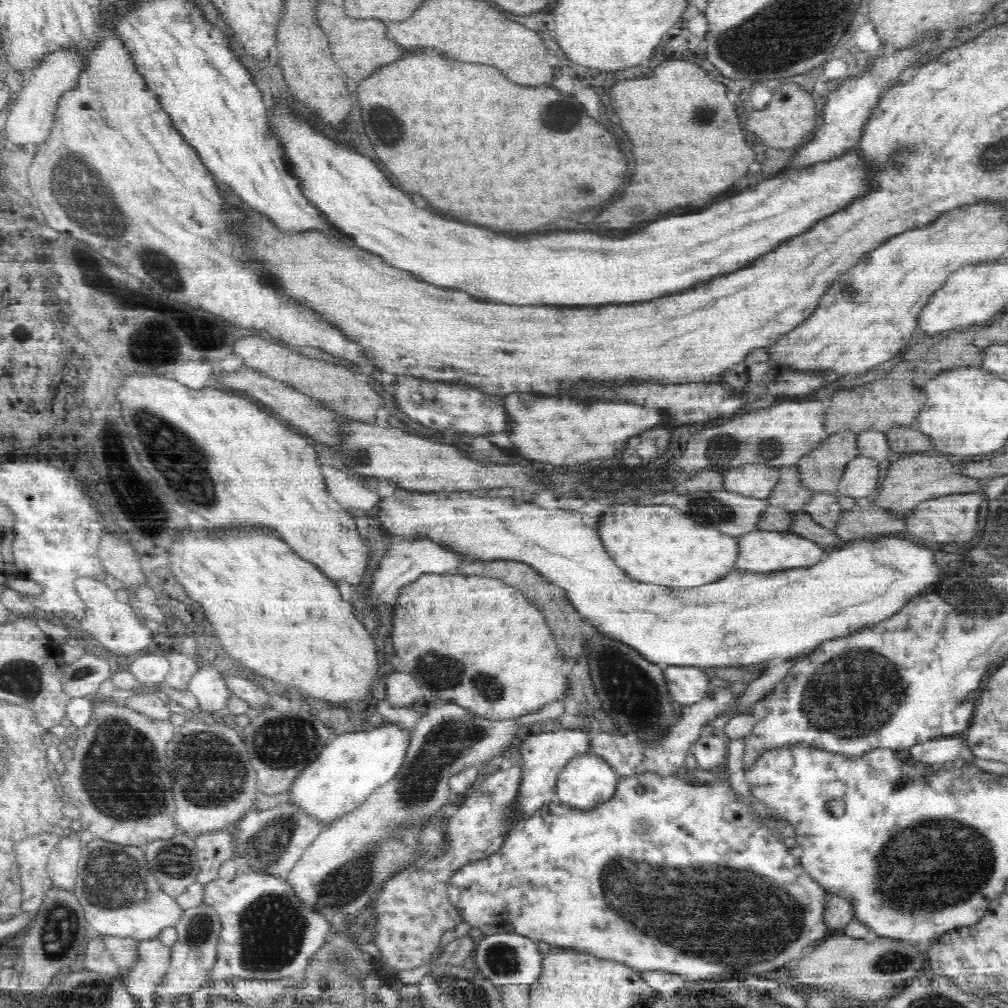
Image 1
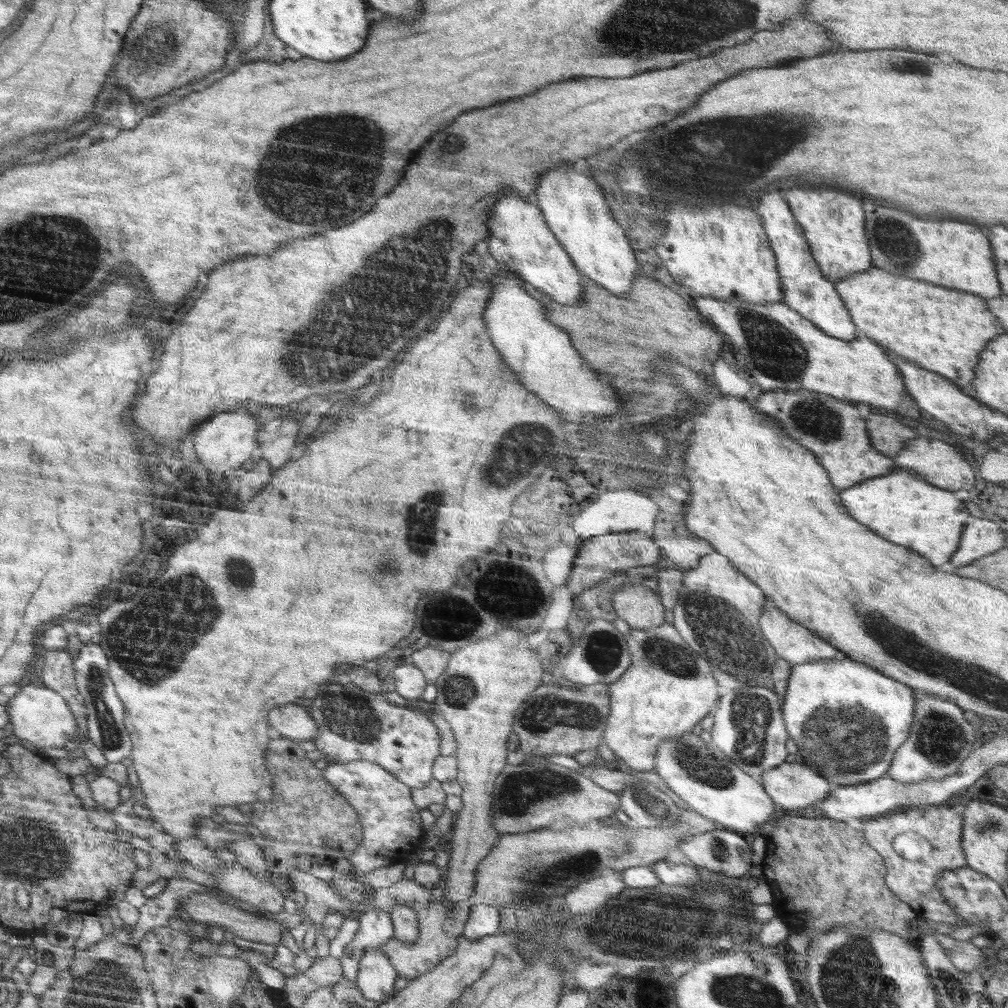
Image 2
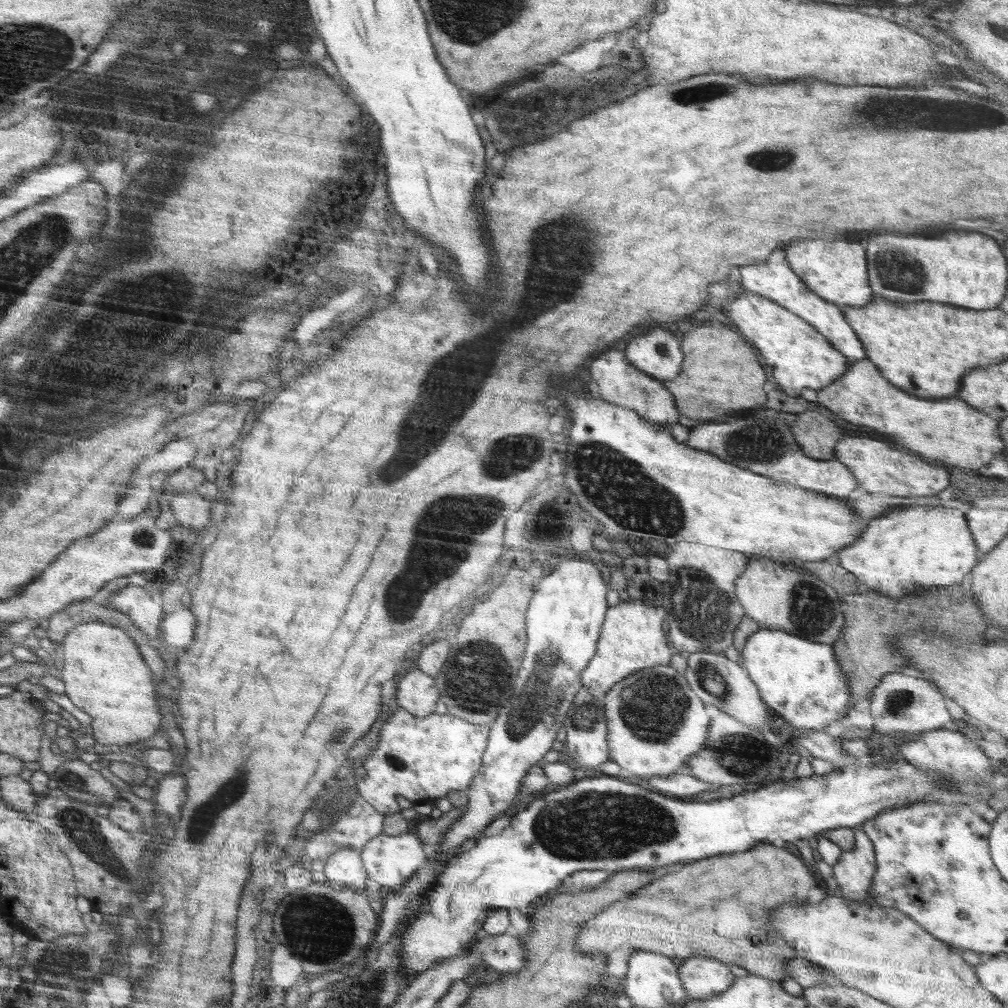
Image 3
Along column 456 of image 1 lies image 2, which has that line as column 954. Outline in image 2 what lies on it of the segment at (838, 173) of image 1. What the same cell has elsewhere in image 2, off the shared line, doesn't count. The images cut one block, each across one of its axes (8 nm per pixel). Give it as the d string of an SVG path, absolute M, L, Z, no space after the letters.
M866 202L863 208L866 216L865 233L874 267L882 268L894 276L916 278L976 294L985 300L1002 294L994 254L990 252L990 242L980 228L956 220L920 220L906 212L882 208L872 202Z

